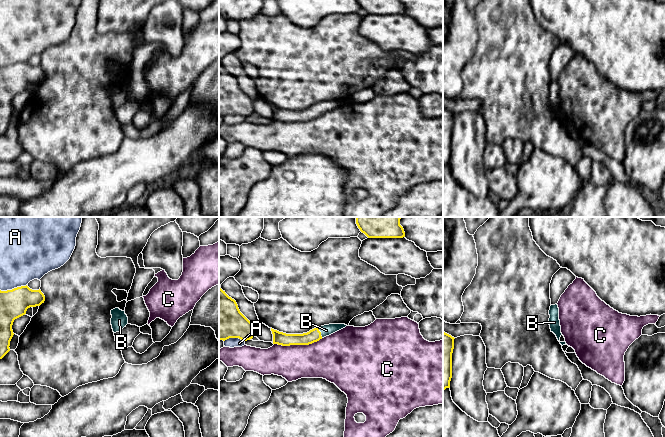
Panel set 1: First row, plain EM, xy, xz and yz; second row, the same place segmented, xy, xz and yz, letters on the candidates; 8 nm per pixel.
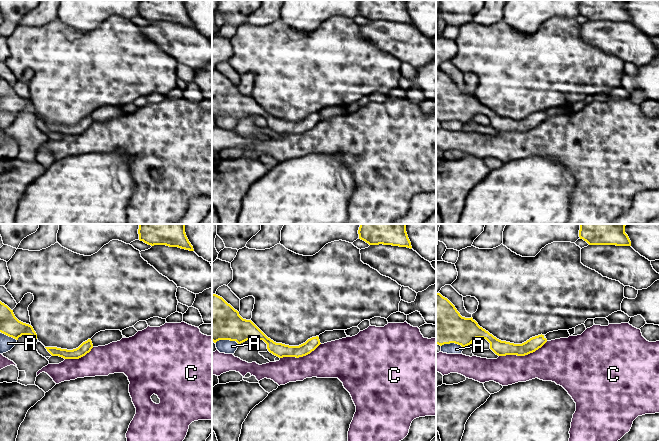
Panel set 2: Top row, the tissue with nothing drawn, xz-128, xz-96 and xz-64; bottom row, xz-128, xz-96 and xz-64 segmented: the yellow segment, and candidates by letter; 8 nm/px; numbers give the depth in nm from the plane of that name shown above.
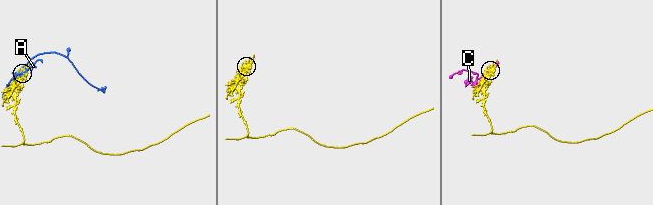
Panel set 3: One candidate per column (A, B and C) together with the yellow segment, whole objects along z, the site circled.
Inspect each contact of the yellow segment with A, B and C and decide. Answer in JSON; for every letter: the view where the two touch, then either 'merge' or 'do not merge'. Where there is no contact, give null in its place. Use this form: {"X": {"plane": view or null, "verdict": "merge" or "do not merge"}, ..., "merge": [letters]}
{"A": {"plane": "xy", "verdict": "do not merge"}, "B": {"plane": "xz", "verdict": "merge"}, "C": {"plane": "xz", "verdict": "do not merge"}, "merge": ["B"]}

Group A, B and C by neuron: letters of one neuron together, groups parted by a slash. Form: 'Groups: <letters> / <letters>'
Groups: A / B / C

